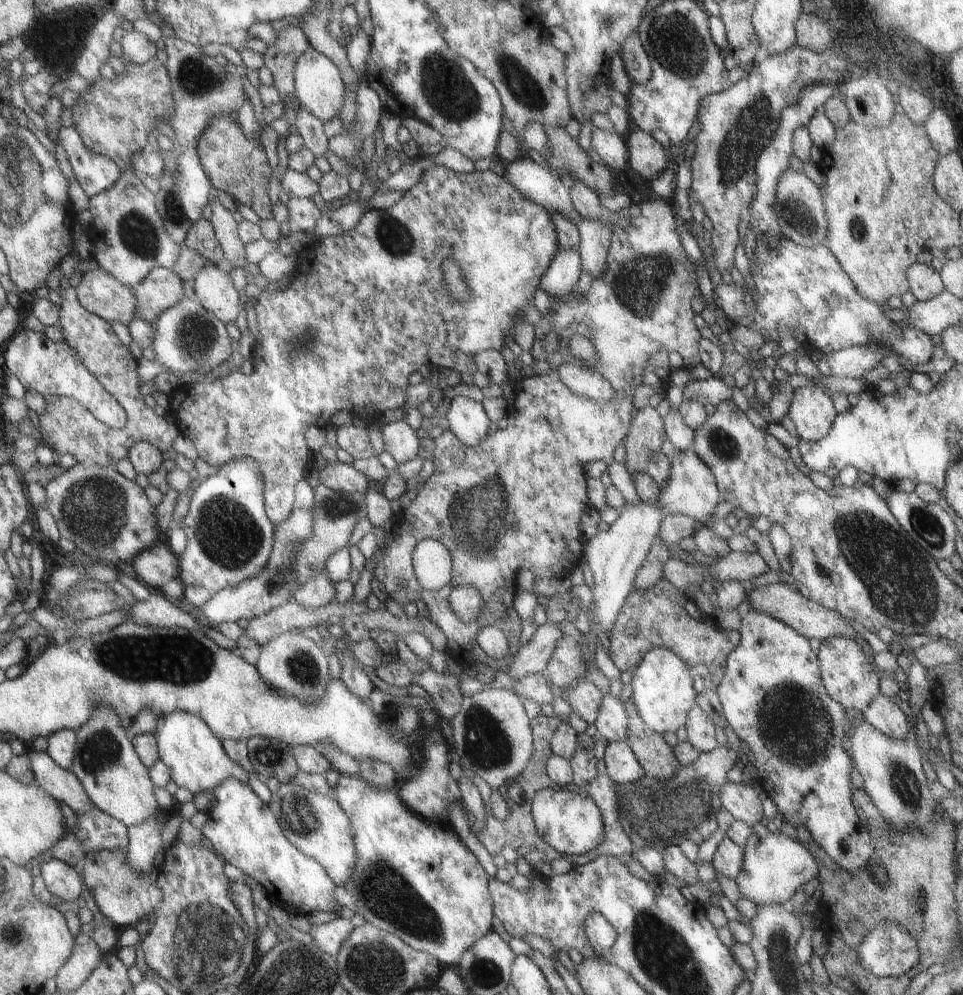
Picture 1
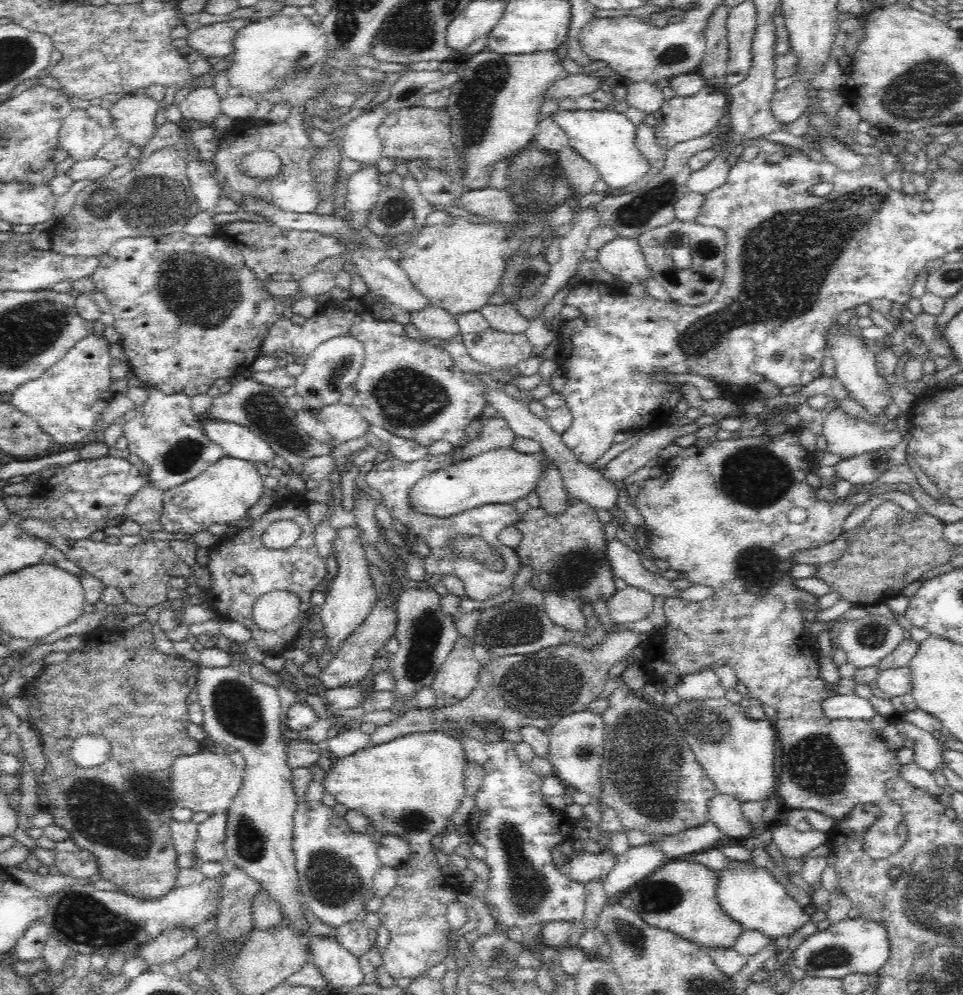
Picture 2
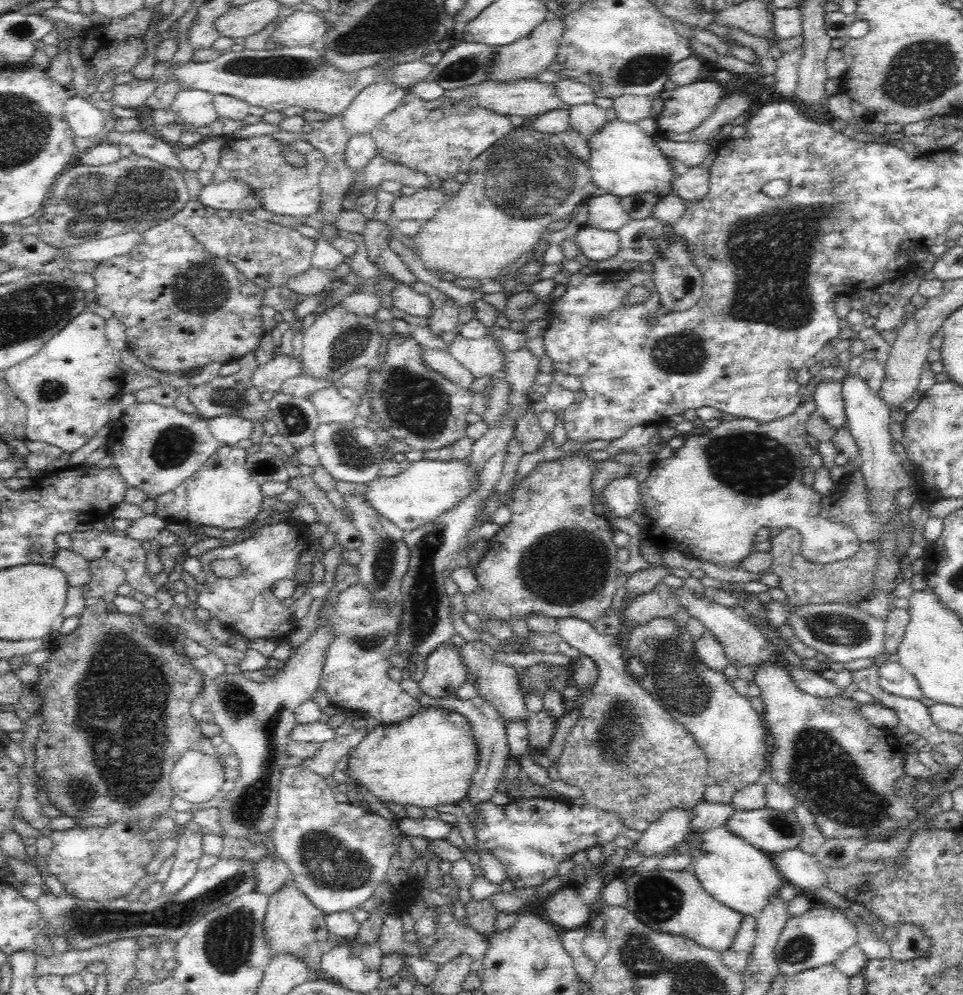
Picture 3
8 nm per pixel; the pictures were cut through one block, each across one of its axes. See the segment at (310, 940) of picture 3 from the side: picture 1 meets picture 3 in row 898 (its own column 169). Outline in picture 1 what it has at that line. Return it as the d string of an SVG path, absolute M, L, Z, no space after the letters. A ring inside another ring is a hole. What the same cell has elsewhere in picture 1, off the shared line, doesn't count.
M153 268L141 282L131 286L137 298L135 318L153 324L159 314L175 306L183 296L183 282L173 270L169 268Z

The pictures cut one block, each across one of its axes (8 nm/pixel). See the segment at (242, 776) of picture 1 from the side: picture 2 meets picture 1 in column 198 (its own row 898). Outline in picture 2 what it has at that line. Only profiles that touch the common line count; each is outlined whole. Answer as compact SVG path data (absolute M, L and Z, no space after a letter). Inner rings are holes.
M730 860L730 866L724 872L718 872L716 898L720 908L744 930L762 932L770 940L794 936L802 926L810 922L810 916L804 914L804 908L800 908L794 902L794 898L786 892L786 888L778 880L774 880L774 876L768 870L756 868L752 860L748 862Z

